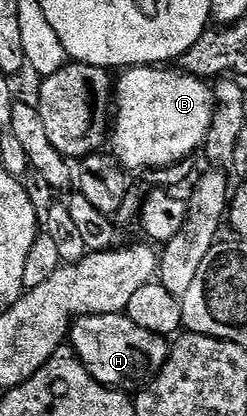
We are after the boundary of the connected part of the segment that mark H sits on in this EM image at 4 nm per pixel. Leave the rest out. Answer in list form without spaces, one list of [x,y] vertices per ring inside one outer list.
[[[124,313],[78,317],[70,328],[69,344],[100,384],[122,390],[148,385],[161,372],[170,350],[164,337],[137,326]]]

